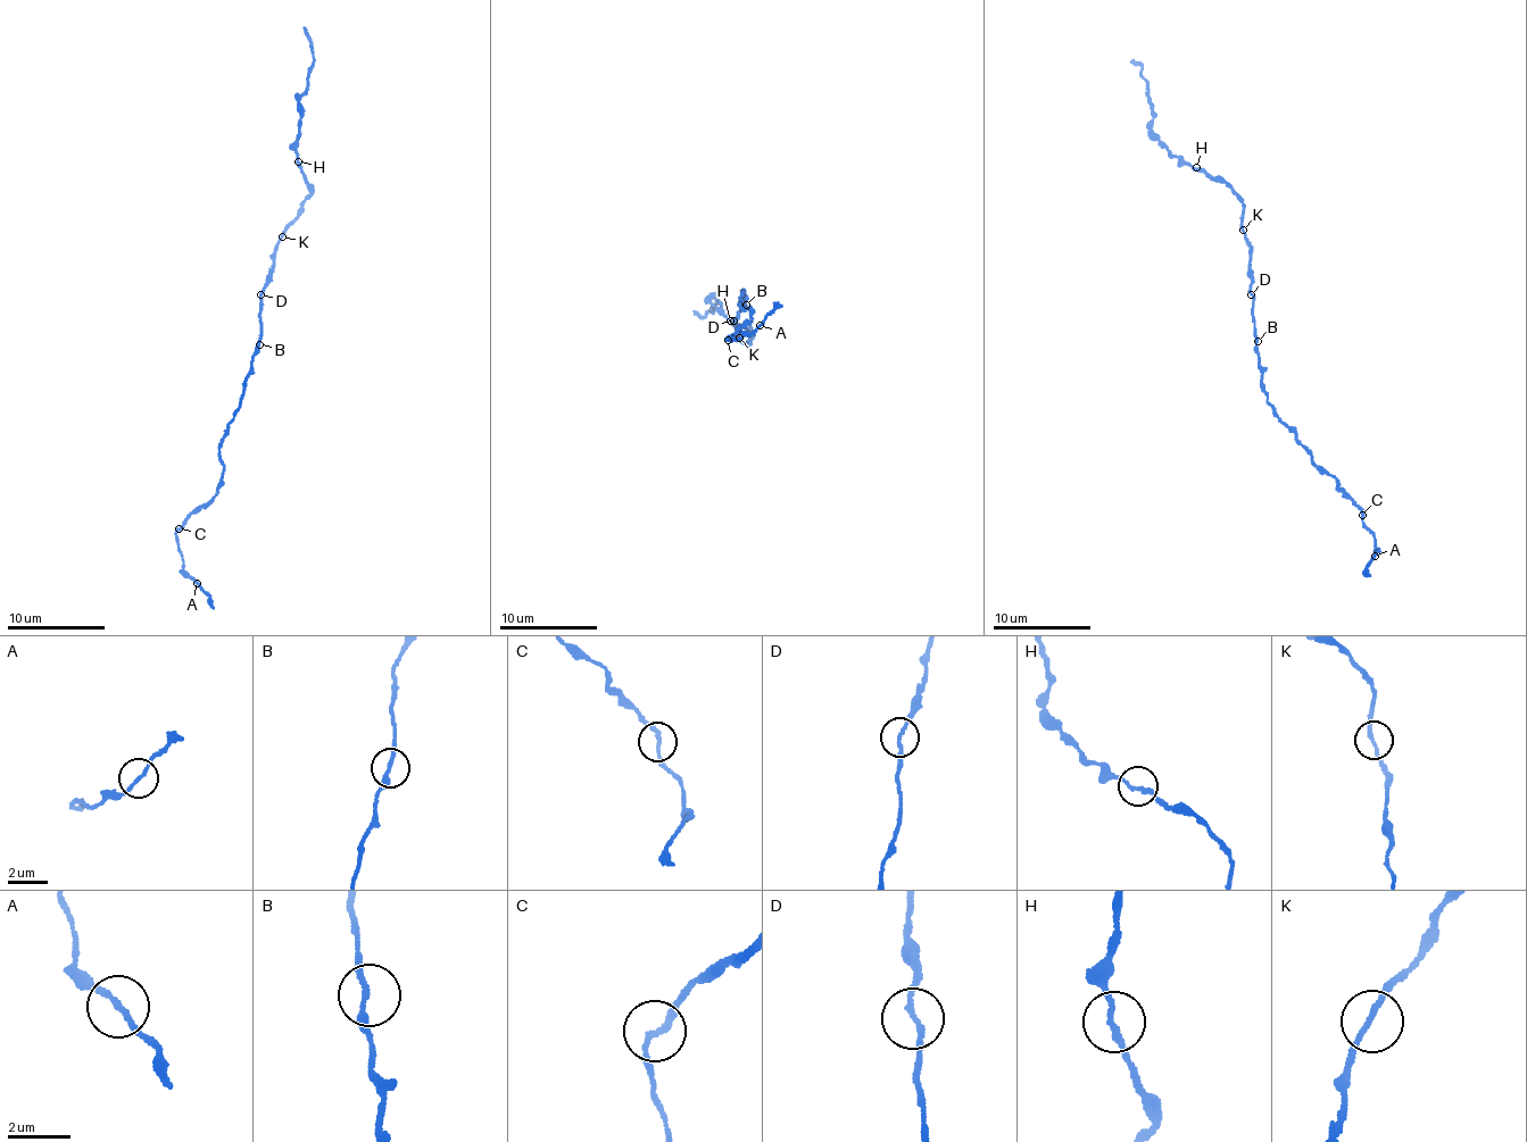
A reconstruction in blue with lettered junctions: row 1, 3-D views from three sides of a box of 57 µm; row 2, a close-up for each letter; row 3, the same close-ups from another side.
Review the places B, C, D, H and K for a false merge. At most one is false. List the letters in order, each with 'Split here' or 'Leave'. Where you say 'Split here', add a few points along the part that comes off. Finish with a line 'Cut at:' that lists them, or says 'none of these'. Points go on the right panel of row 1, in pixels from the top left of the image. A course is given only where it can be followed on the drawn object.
B: Leave
C: Leave
D: Leave
H: Leave
K: Leave
Cut at: none of these

